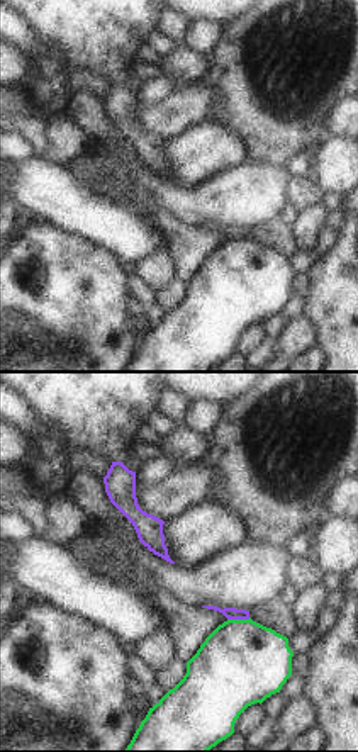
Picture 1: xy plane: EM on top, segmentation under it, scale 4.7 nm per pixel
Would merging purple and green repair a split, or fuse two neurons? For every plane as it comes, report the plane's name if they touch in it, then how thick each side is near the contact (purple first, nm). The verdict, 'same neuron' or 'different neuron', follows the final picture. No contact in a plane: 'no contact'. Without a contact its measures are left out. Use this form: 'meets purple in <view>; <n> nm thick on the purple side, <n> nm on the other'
meets purple in xy; 60 nm thick on the purple side, 400 nm on the other

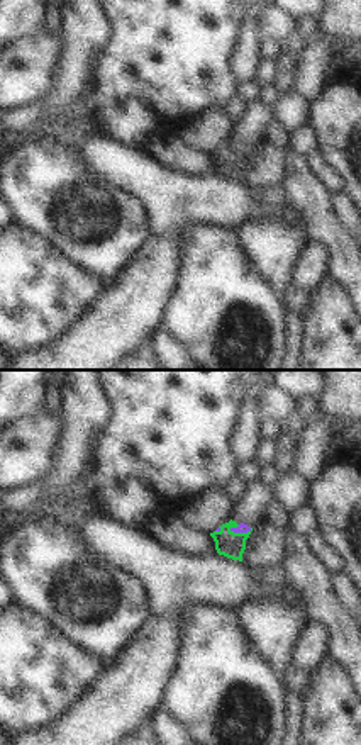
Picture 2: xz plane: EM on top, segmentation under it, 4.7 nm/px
meets purple in xz; 50 nm thick on the purple side, 120 nm on the other

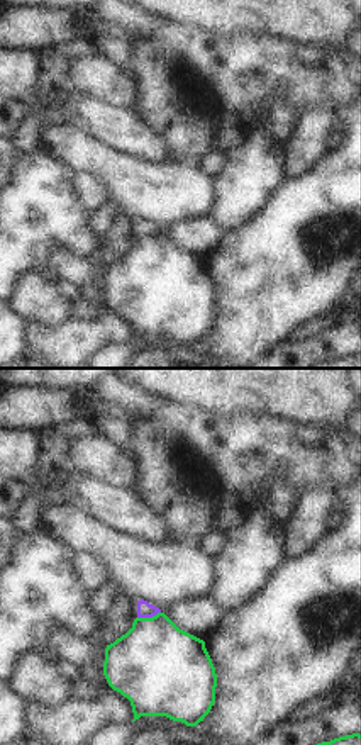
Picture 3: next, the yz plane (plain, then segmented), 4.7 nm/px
meets purple in yz; 80 nm thick on the purple side, 420 nm on the other

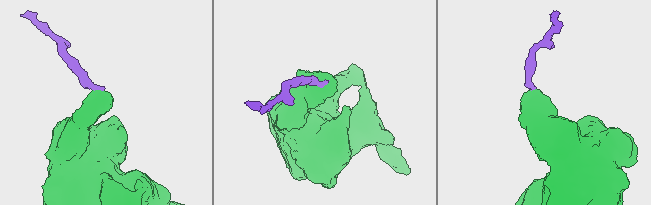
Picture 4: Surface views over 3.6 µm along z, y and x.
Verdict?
different neuron

